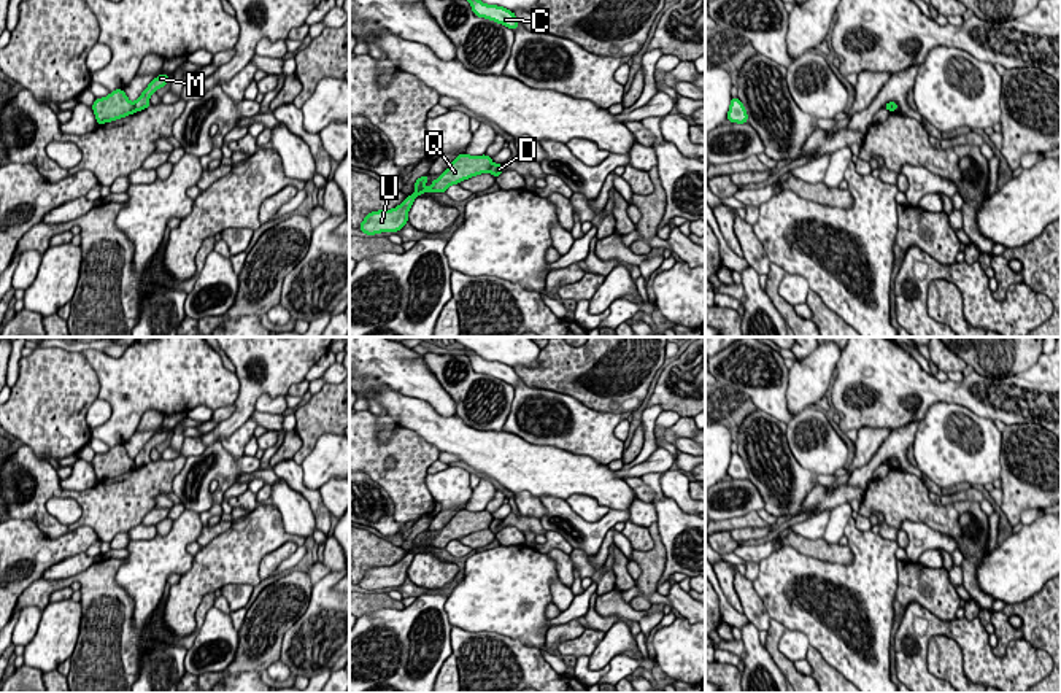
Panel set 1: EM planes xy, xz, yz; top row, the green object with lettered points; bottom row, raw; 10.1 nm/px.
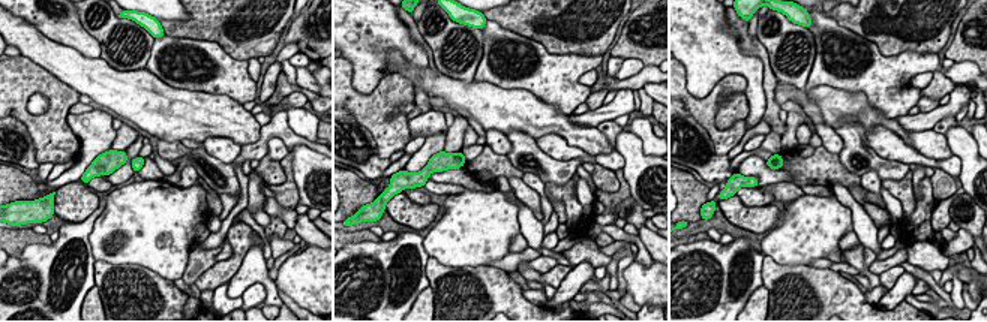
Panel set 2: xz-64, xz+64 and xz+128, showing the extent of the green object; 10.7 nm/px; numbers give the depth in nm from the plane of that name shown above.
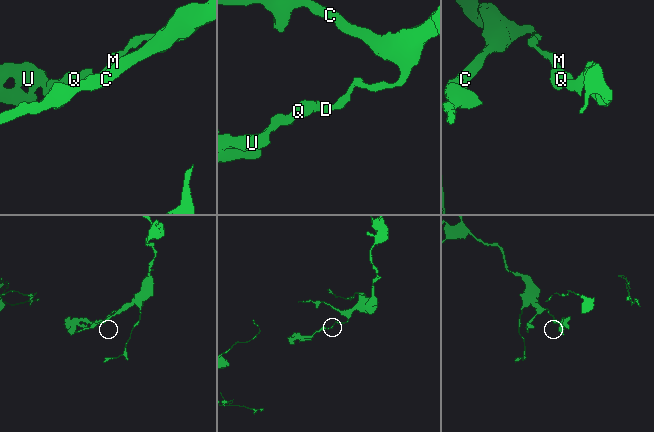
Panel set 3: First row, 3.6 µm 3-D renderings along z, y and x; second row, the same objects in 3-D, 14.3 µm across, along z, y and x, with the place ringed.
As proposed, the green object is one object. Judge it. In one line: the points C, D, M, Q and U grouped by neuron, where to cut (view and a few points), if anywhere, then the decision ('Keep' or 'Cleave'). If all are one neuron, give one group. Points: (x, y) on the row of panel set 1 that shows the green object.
Groups: C D M / Q U. Split along xy (132, 104), (135, 110). Cleave

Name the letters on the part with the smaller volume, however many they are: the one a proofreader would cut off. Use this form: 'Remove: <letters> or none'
Remove: Q, U

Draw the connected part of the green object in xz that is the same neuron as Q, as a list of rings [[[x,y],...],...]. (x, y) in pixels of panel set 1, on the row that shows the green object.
[[[459,154],[449,167],[440,173],[437,180],[432,181],[430,188],[422,184],[429,181],[429,175],[418,178],[413,184],[416,189],[410,194],[400,205],[392,210],[378,210],[368,213],[359,226],[359,230],[365,235],[375,235],[381,232],[397,232],[408,223],[408,210],[411,208],[415,199],[424,192],[446,192],[451,184],[457,184],[472,176],[489,172],[492,159],[488,154],[470,156]]]

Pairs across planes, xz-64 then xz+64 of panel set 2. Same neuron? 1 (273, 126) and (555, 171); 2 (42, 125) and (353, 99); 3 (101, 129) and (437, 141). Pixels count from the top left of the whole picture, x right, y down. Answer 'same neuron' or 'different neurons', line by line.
1: same neuron
2: same neuron
3: different neurons

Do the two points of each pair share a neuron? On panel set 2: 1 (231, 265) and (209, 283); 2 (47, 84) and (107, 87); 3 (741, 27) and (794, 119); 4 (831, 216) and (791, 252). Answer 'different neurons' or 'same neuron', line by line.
1: same neuron
2: different neurons
3: different neurons
4: same neuron

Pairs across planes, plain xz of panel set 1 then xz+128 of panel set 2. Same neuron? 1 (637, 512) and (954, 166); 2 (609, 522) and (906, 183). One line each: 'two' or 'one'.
1: one
2: two

